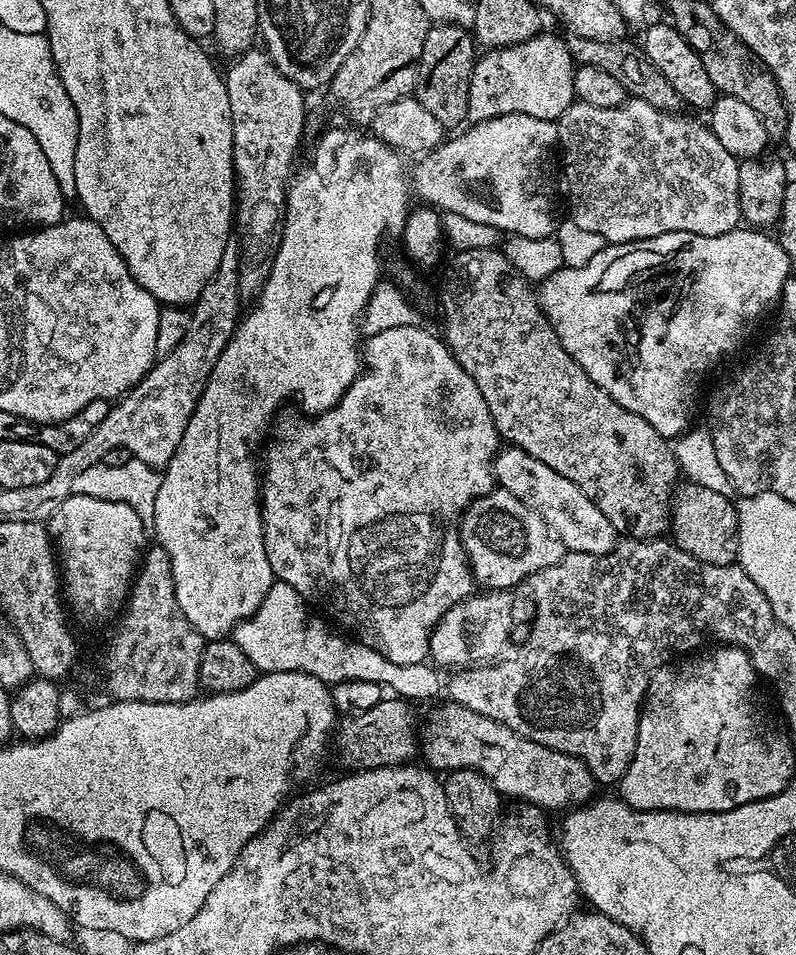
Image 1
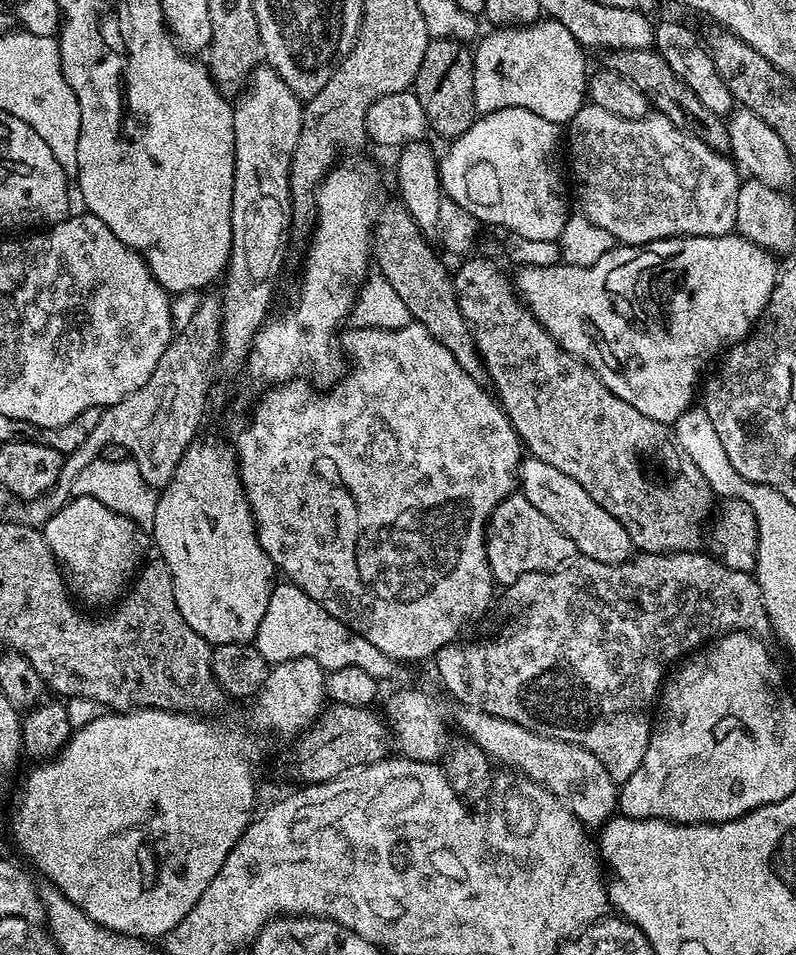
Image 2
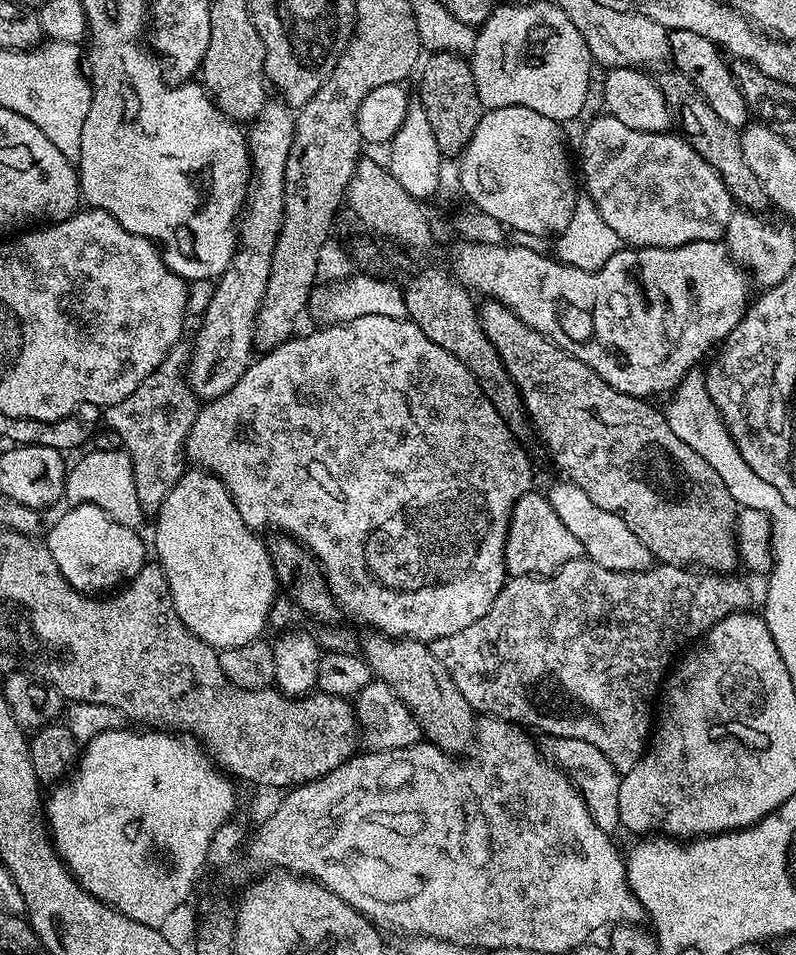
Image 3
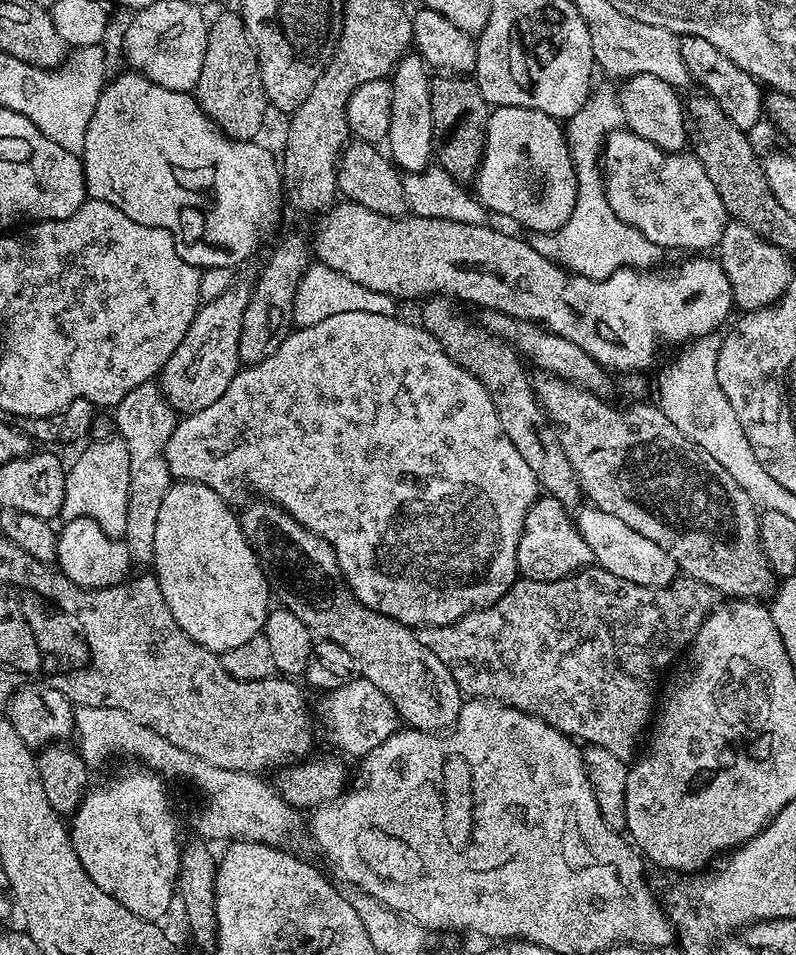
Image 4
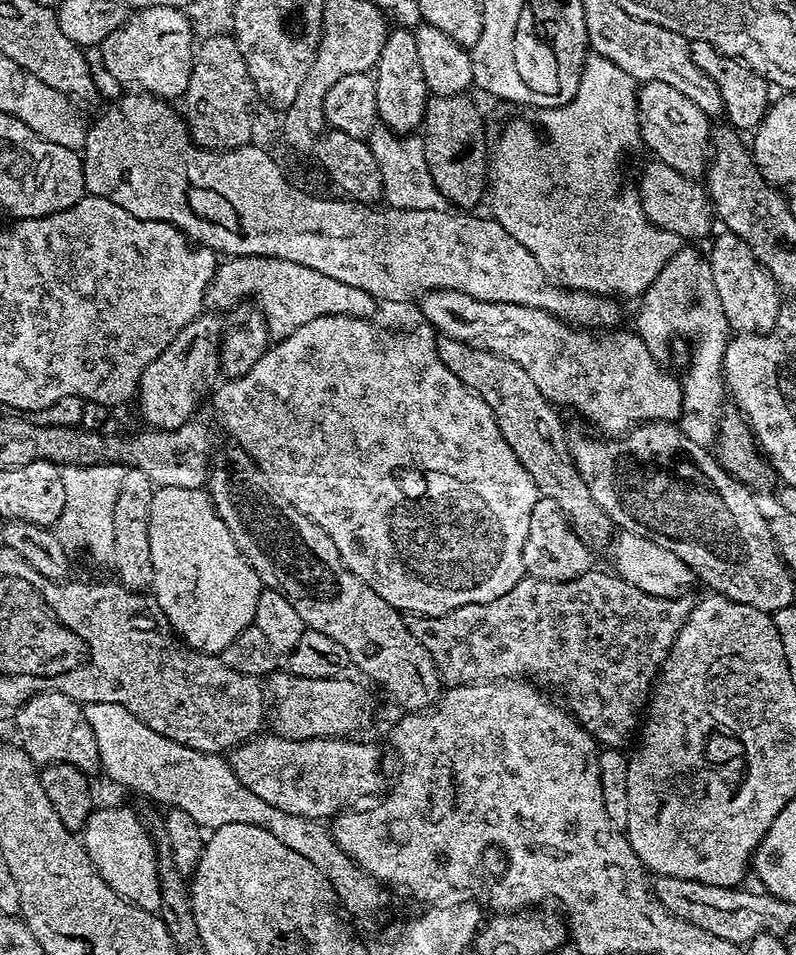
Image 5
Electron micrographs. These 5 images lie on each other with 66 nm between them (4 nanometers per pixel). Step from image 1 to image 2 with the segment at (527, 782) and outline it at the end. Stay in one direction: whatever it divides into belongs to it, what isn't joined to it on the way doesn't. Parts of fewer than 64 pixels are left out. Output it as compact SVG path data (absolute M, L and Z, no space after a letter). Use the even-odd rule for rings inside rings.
M414 688L392 693L383 708L399 755L416 761L439 761L445 753L446 728L450 720L459 722L465 736L475 743L495 763L512 766L528 776L531 783L542 784L576 815L585 826L603 826L611 820L619 803L618 786L610 778L601 760L580 744L550 738L518 726L509 720L466 707L451 697L432 696ZM498 761L498 762L497 762Z

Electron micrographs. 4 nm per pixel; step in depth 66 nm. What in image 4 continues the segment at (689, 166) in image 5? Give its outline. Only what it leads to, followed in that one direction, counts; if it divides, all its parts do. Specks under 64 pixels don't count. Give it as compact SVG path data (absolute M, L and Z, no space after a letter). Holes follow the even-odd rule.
M654 74L630 76L623 84L624 89L619 89L618 95L627 131L654 142L654 146L667 152L684 152L684 143L690 140L690 124L682 96L680 100L681 93L671 84L662 82L662 78L654 78Z

